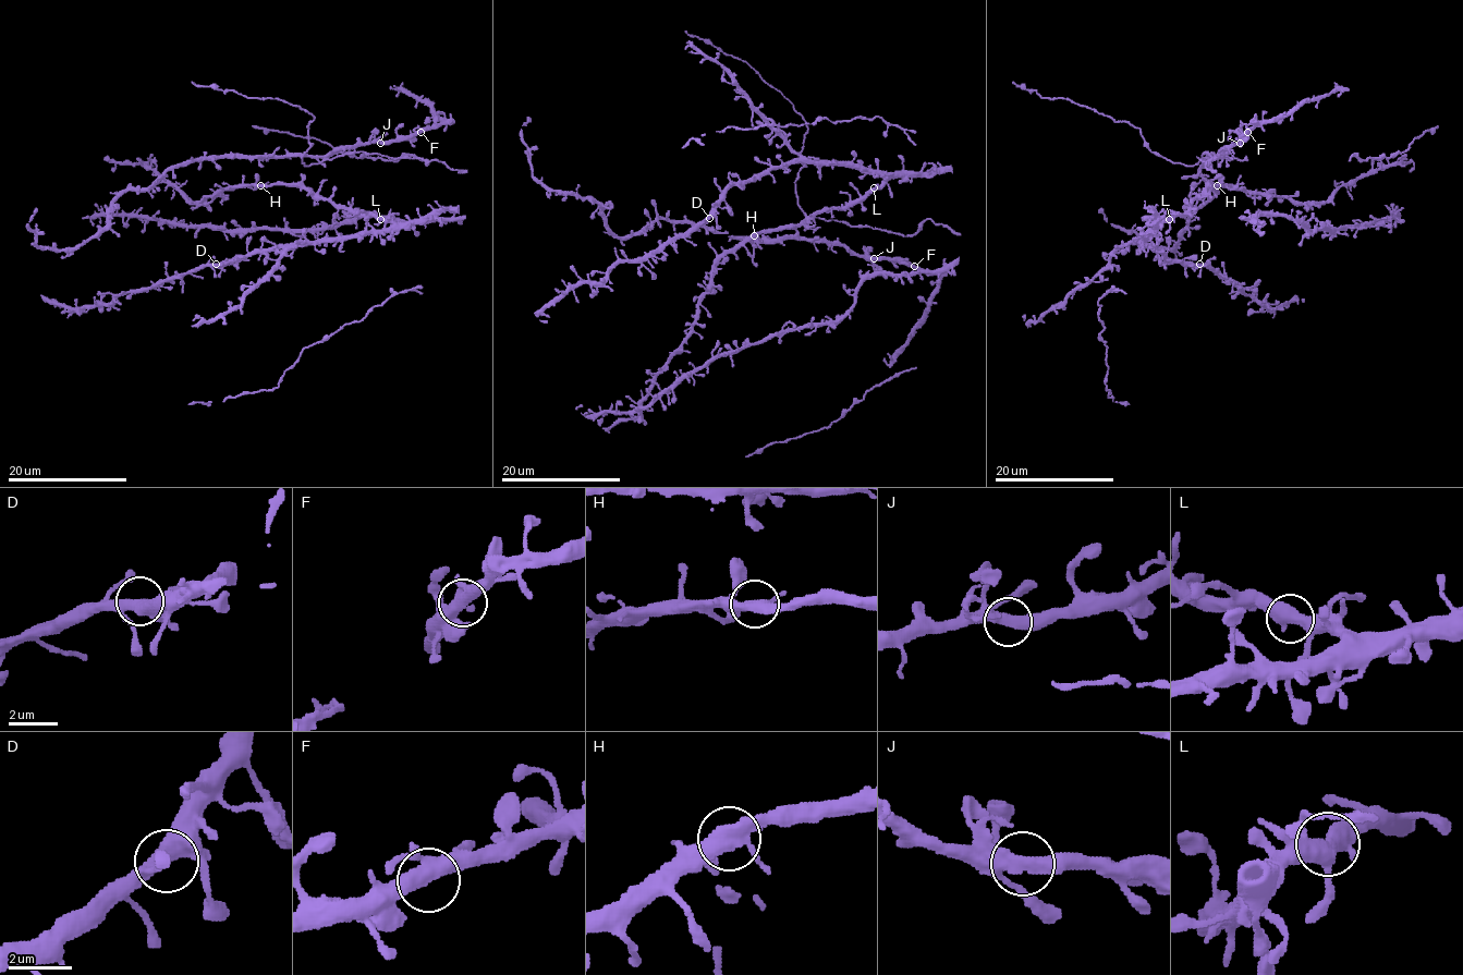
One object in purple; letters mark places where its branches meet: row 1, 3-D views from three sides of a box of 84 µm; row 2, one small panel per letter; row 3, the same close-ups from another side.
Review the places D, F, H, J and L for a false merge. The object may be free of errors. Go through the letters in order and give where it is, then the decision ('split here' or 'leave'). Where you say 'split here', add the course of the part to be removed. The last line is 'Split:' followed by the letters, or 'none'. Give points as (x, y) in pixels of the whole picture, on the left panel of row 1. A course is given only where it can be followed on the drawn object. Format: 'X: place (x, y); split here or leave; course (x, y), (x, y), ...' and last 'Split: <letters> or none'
D: place (216, 264); leave
F: place (421, 132); leave
H: place (260, 185); leave
J: place (380, 143); leave
L: place (380, 219); leave
Split: none

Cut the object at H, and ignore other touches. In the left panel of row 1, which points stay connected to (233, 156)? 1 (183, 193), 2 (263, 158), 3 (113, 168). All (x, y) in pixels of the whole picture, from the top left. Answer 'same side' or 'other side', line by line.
1: other side
2: same side
3: other side

